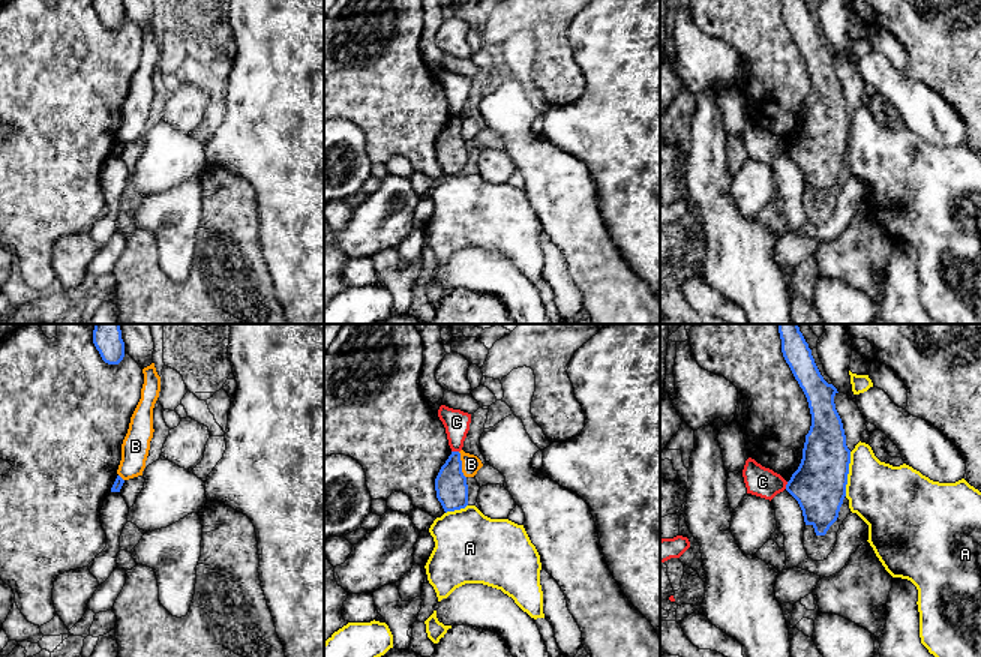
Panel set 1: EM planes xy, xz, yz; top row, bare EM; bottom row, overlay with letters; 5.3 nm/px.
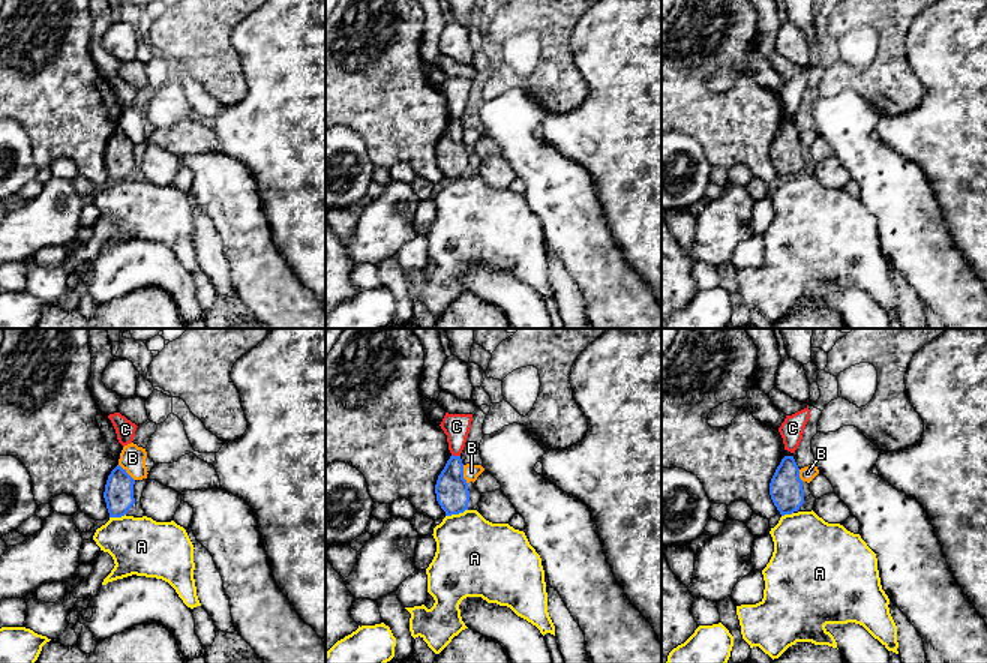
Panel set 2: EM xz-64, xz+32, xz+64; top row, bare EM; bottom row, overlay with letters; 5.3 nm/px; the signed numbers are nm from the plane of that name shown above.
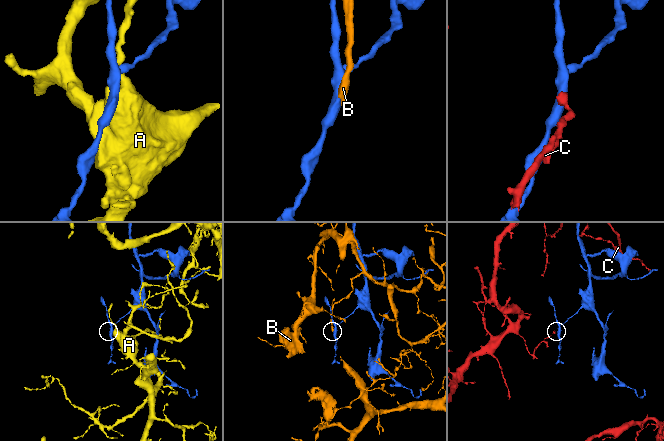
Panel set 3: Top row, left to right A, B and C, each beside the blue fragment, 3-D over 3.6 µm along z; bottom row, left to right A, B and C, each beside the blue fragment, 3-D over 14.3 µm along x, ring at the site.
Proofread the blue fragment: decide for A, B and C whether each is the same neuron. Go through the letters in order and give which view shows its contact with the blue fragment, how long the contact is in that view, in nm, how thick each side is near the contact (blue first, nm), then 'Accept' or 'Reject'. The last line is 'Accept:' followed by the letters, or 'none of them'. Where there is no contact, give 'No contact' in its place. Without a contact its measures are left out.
A: Touches blue in yz. Shared border 240 nm. Thickness 280 nm (blue) against 360 nm. Reject
B: Touches blue in xz. Shared border 150 nm. Thickness 180 nm (blue) against 100 nm. Reject
C: Touches blue in xz. Shared border 40 nm. Thickness 180 nm (blue) against 140 nm. Reject
Accept: none of them

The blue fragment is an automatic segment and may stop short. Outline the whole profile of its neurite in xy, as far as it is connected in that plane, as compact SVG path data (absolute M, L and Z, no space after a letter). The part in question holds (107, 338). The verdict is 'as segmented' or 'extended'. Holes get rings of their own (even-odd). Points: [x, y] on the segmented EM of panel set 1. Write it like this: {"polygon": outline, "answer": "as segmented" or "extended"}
{"polygon": "M94 324L93 344L108 364L118 364L124 357L120 324Z", "answer": "as segmented"}

